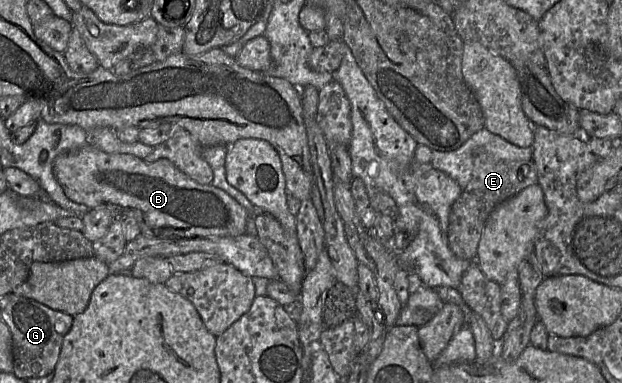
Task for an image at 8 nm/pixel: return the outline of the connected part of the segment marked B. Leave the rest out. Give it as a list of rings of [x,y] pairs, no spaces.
[[[89,143],[88,145],[77,149],[75,151],[69,151],[57,155],[53,161],[53,174],[62,187],[65,195],[73,202],[78,204],[83,204],[89,209],[94,209],[102,206],[115,206],[116,210],[119,210],[119,217],[117,219],[122,220],[123,217],[133,216],[139,227],[140,234],[146,237],[155,238],[155,239],[182,239],[182,238],[193,238],[201,236],[219,236],[219,237],[234,237],[246,234],[246,225],[247,219],[250,216],[254,216],[258,213],[261,213],[257,208],[254,208],[253,211],[248,212],[241,204],[239,204],[234,198],[229,194],[223,191],[220,188],[217,188],[210,184],[200,184],[190,178],[188,175],[183,173],[178,169],[170,160],[166,158],[160,158],[155,162],[148,163],[143,159],[140,159],[131,154],[122,154],[122,153],[106,153],[93,144]]]

